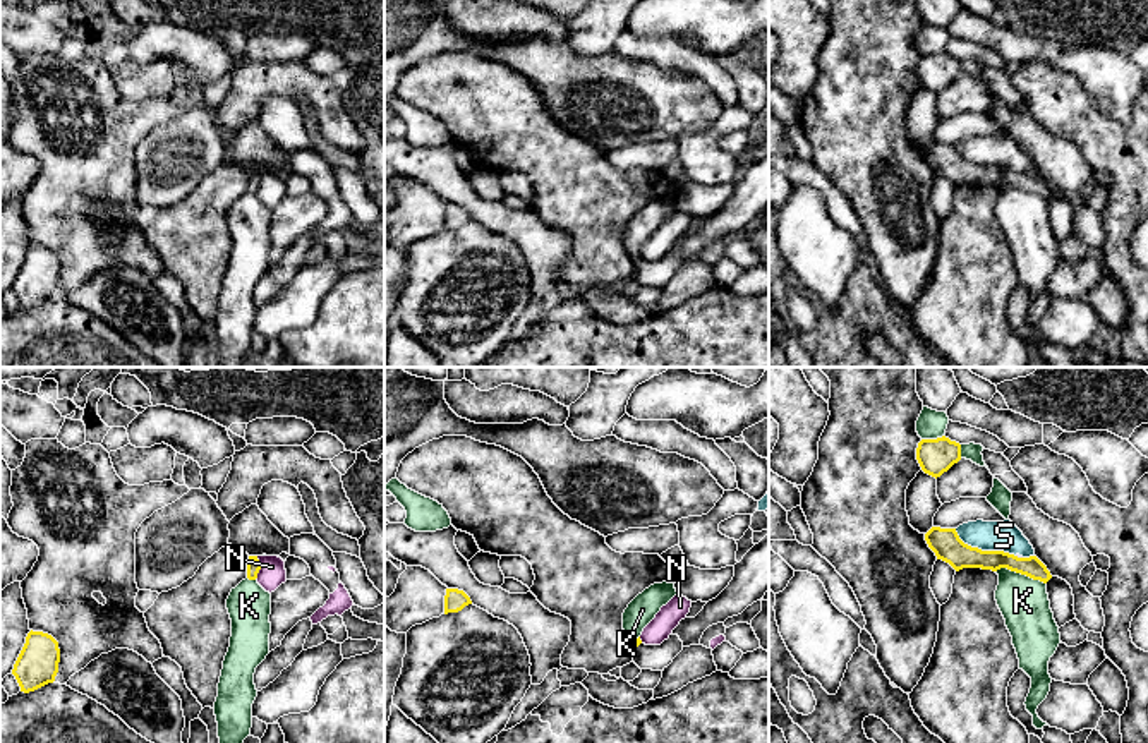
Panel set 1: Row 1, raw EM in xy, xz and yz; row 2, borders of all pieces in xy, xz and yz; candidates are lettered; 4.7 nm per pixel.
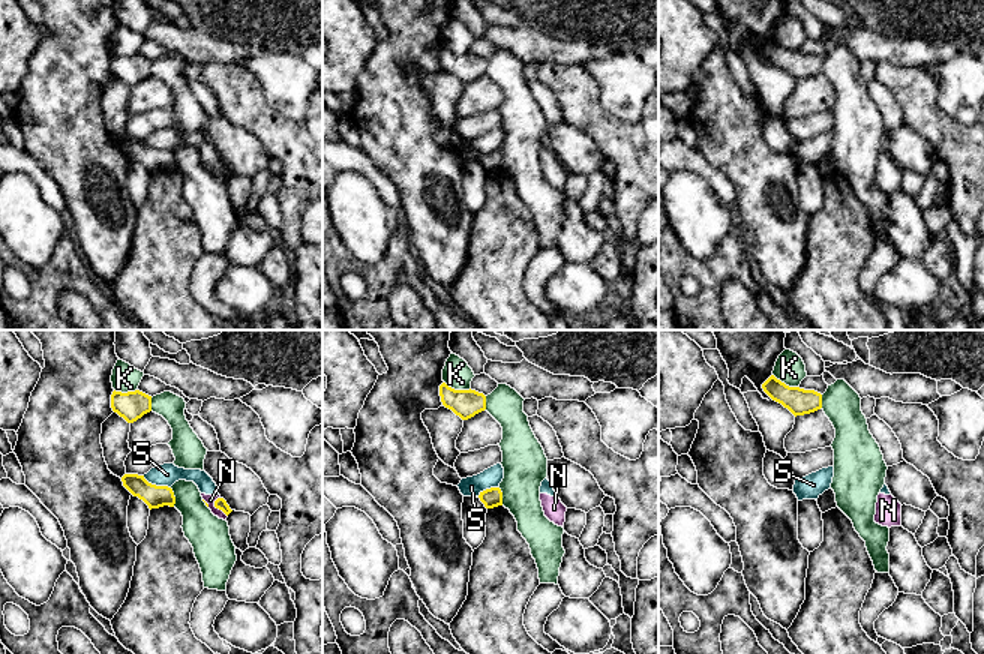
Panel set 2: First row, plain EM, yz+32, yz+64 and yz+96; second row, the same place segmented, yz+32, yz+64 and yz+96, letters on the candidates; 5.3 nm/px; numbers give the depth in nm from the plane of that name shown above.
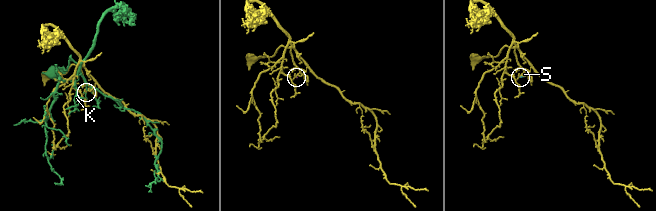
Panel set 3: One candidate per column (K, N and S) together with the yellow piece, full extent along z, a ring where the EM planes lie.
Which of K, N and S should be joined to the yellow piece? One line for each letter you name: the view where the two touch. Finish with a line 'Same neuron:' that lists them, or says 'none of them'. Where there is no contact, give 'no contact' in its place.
Same neuron: none of them

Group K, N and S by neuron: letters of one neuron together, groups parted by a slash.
K / N S

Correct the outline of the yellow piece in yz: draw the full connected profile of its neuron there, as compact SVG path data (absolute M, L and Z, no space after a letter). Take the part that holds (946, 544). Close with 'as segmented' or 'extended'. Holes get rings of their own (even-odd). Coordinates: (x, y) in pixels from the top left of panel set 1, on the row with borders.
M932 527L925 534L925 541L935 553L937 559L949 563L956 571L963 568L982 568L992 571L1007 568L1043 583L1052 578L1047 566L1036 556L1018 558L1004 551L982 551L971 547L959 539L956 529Z | as segmented

